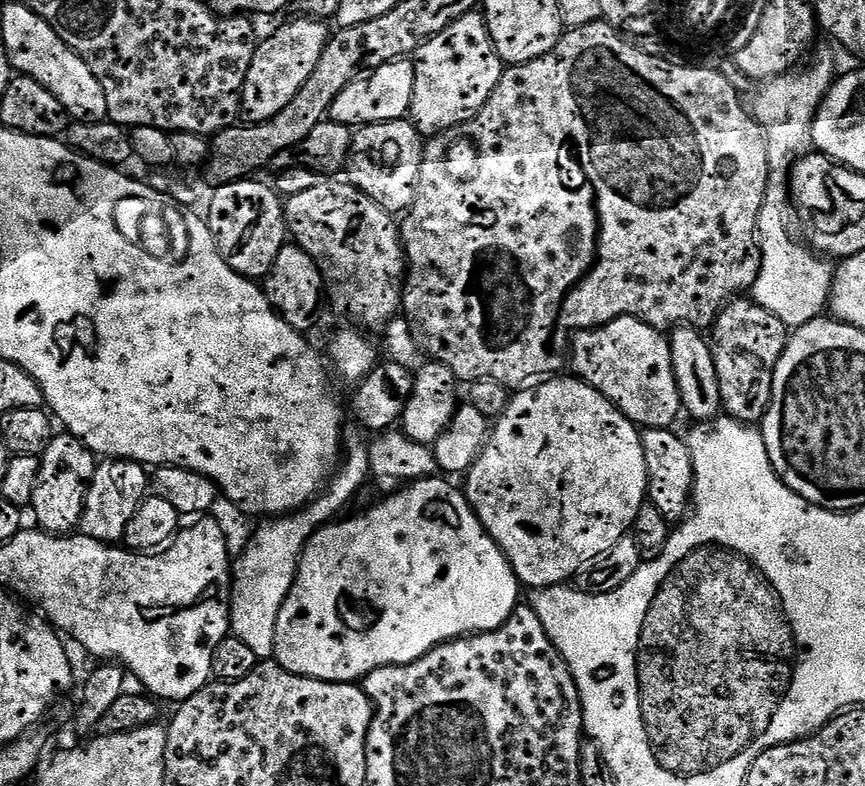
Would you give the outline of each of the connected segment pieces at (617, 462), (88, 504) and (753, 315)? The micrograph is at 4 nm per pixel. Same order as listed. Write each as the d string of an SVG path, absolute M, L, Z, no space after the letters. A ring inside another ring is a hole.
M548 378L535 386L525 387L517 391L520 392L517 396L515 393L509 399L508 409L495 421L488 442L480 452L480 457L473 462L466 473L468 479L466 495L469 504L482 522L482 526L492 535L496 545L504 551L511 562L512 569L516 571L516 579L521 585L528 587L529 584L532 588L552 588L555 584L564 584L571 576L578 575L583 568L591 569L597 562L603 561L604 557L633 531L638 514L644 507L648 495L648 471L641 429L633 424L615 404L609 402L598 389L590 387L583 380L556 379L560 378Z
M117 459L101 463L97 469L97 479L88 489L79 533L106 546L121 543L130 518L147 495L146 488L148 486L149 489L150 478L149 475L147 478L146 472L147 469L136 461Z
M733 298L720 309L714 323L710 328L710 343L714 366L718 370L718 382L720 383L720 399L722 408L729 417L741 422L760 422L768 403L773 403L772 383L778 362L784 353L784 347L788 345L790 329L783 324L769 310L758 306L751 298Z

